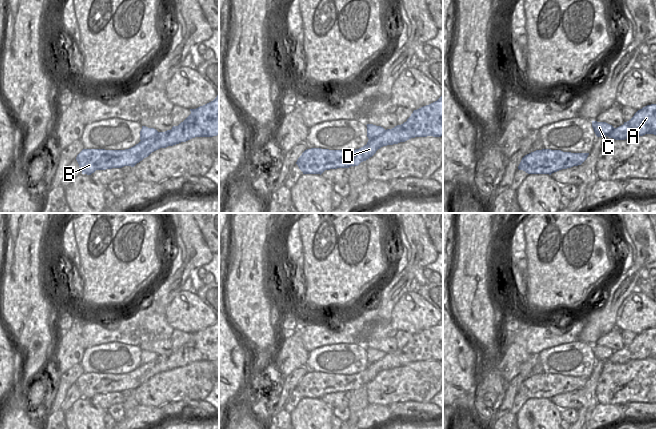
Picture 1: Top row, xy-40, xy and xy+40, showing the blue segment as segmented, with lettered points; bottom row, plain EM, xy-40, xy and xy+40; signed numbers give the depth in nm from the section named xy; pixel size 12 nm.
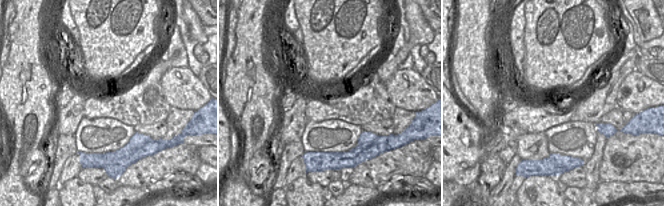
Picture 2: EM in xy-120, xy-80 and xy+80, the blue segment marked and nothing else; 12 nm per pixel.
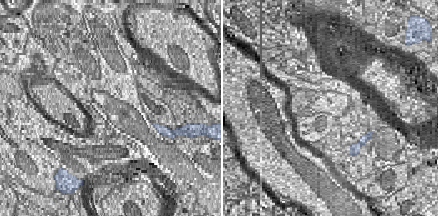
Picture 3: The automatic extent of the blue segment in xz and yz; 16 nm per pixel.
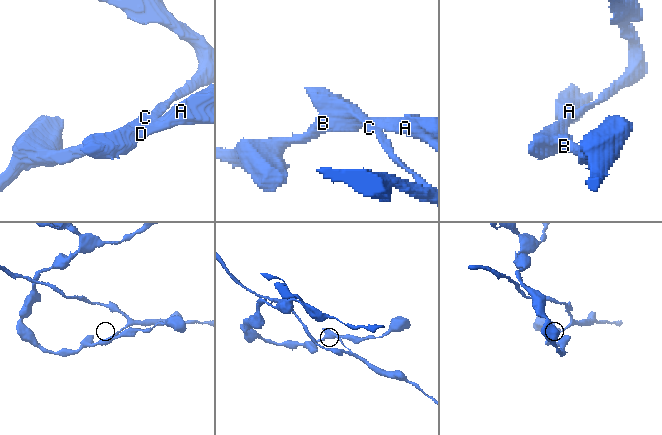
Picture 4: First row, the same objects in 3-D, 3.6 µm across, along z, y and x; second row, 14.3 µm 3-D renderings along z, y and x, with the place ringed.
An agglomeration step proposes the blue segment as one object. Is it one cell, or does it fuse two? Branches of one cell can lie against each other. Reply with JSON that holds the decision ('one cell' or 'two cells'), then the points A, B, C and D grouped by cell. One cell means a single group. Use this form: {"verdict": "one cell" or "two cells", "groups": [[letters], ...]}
{"verdict": "two cells", "groups": [["A", "B", "D"], ["C"]]}

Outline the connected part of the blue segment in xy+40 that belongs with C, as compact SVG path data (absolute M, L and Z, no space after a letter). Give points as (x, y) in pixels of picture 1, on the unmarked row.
M592 345L592 351L597 361L606 361L614 353L614 351L606 346Z

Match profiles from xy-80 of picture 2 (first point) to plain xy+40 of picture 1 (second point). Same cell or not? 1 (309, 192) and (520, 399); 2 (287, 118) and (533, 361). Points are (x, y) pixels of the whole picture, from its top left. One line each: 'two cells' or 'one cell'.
1: two cells
2: two cells

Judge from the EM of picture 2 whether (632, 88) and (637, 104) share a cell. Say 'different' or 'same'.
same

